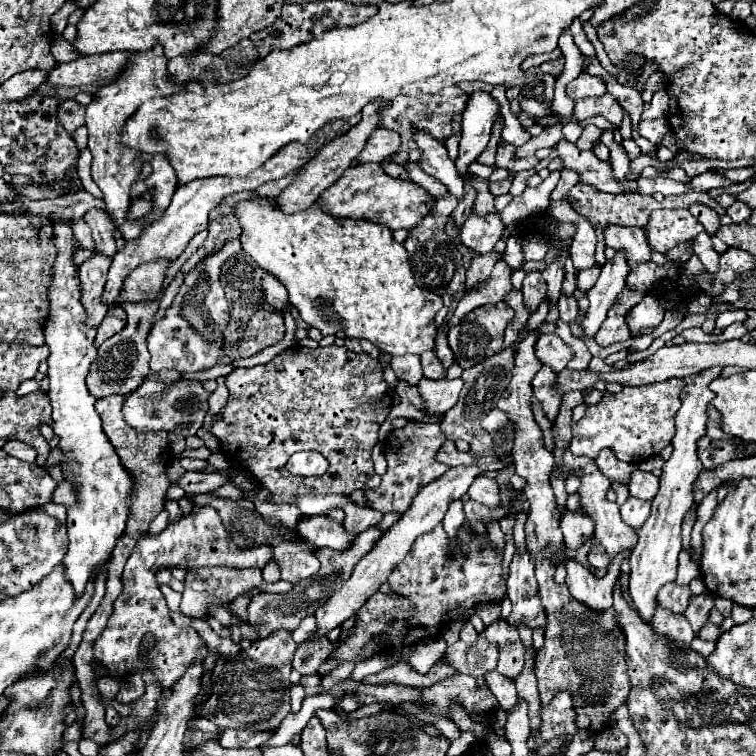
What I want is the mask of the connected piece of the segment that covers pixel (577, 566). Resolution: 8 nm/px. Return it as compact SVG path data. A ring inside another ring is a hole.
M617 557L615 563L611 563L607 575L603 579L597 579L591 571L587 571L581 563L577 561L569 561L567 565L567 575L569 575L569 591L571 595L581 601L585 607L601 613L605 609L609 609L613 605L613 585L615 579L619 577L619 569L621 569L621 561L625 557Z

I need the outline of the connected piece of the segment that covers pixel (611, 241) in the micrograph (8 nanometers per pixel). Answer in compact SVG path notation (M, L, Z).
M607 227L605 245L615 251L621 251L627 263L631 265L631 269L651 261L647 237L639 227Z

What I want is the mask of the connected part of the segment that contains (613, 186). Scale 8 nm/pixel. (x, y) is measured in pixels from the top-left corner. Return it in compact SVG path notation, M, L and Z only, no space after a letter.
M559 141L557 153L565 167L575 169L581 175L581 183L587 183L603 193L625 193L623 185L613 177L611 165L599 161L593 151L579 151L573 143Z

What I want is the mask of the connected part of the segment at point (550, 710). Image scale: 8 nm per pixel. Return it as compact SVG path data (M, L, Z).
M557 691L551 703L541 707L541 725L537 731L531 731L527 739L527 747L529 751L537 751L541 743L557 739L557 737L565 737L563 747L567 747L577 731L579 729L575 723L573 695L569 691Z

